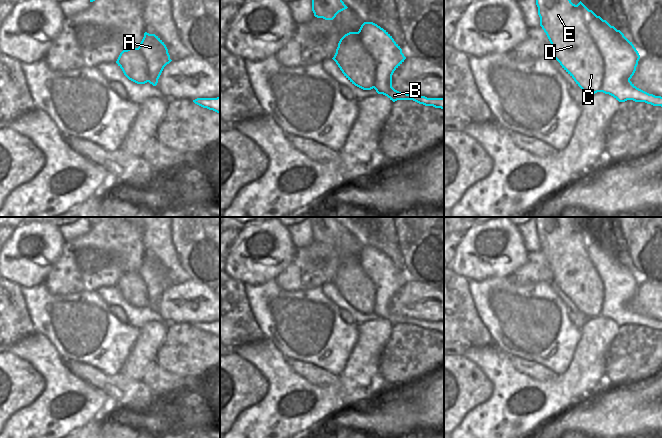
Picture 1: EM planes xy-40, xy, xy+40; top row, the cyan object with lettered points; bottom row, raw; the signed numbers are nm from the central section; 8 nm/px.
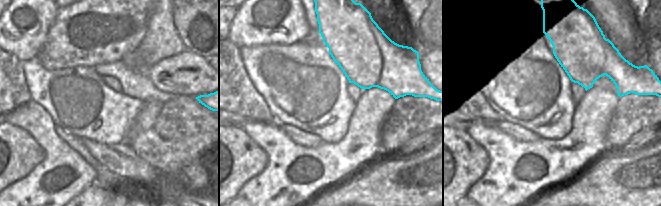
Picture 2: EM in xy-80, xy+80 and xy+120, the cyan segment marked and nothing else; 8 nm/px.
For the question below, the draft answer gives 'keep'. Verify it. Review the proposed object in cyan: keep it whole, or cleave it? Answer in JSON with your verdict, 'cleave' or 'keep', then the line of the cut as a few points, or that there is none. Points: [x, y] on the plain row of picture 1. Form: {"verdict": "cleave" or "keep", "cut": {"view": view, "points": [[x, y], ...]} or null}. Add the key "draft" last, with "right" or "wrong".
{"verdict": "cleave", "cut": {"view": "xy+40", "points": [[589, 234], [588, 258], [603, 287], [603, 302], [600, 315]]}, "draft": "wrong"}

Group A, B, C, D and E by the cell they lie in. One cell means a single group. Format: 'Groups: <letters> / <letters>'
Groups: A B / C D E.

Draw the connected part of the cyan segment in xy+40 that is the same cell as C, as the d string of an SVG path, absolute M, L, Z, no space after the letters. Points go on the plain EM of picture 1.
M534 217L534 219L536 221L536 229L538 231L538 239L540 241L540 250L546 257L546 259L552 269L552 282L555 282L560 287L562 292L574 303L576 308L583 315L585 315L588 318L595 318L597 316L600 316L600 311L602 309L602 303L604 301L604 287L602 285L602 281L601 281L594 265L592 264L592 262L590 261L590 259L588 257L588 239L589 239L590 234L581 225L577 229L573 228L567 217Z

